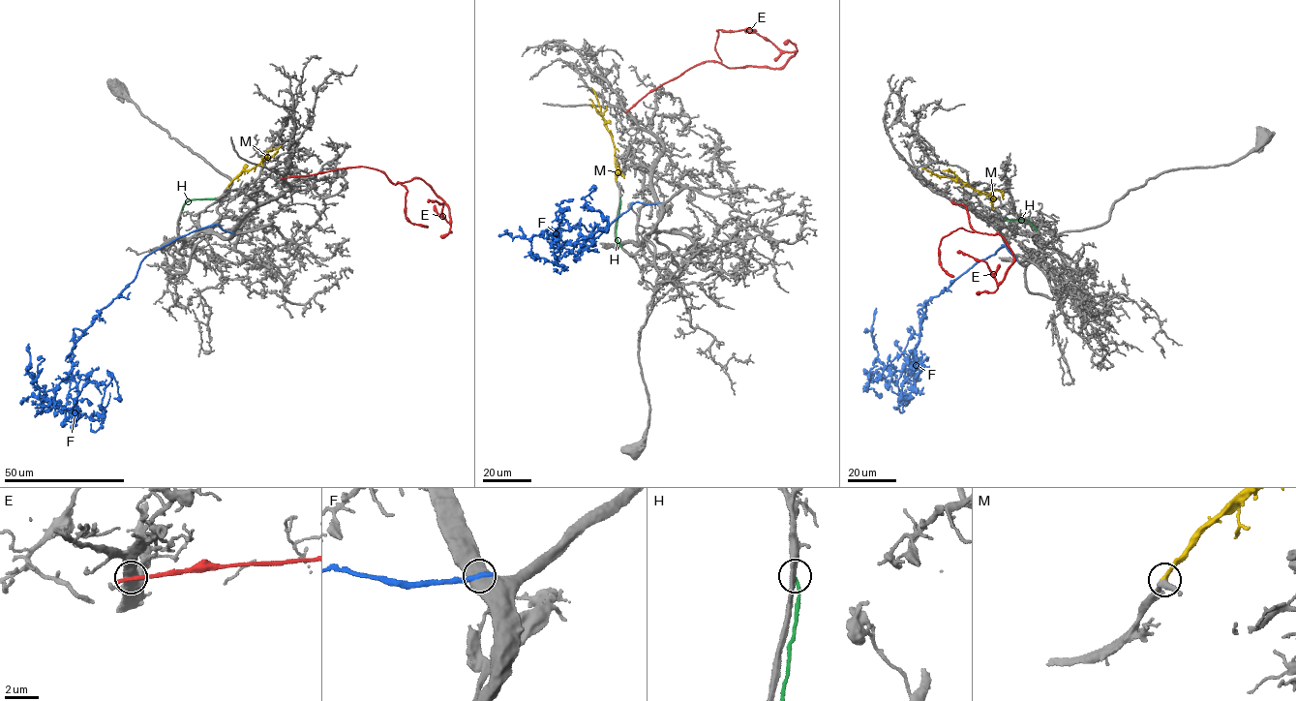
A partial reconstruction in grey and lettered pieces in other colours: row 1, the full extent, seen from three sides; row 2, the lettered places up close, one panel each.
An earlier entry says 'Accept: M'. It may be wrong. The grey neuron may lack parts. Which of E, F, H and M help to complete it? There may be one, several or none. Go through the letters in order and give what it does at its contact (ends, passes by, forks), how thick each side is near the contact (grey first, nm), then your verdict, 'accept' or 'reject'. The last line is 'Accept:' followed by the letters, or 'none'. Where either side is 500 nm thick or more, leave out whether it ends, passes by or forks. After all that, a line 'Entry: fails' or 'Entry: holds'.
E: 550 nm thick on the grey side, 320 nm on the other; reject
F: 650 nm thick on the grey side, 320 nm on the other; reject
H: it ends there; 360 nm thick on the grey side, 190 nm on the other; reject
M: it ends there; 360 nm thick on the grey side, 360 nm on the other; accept
Accept: M
Entry: holds

